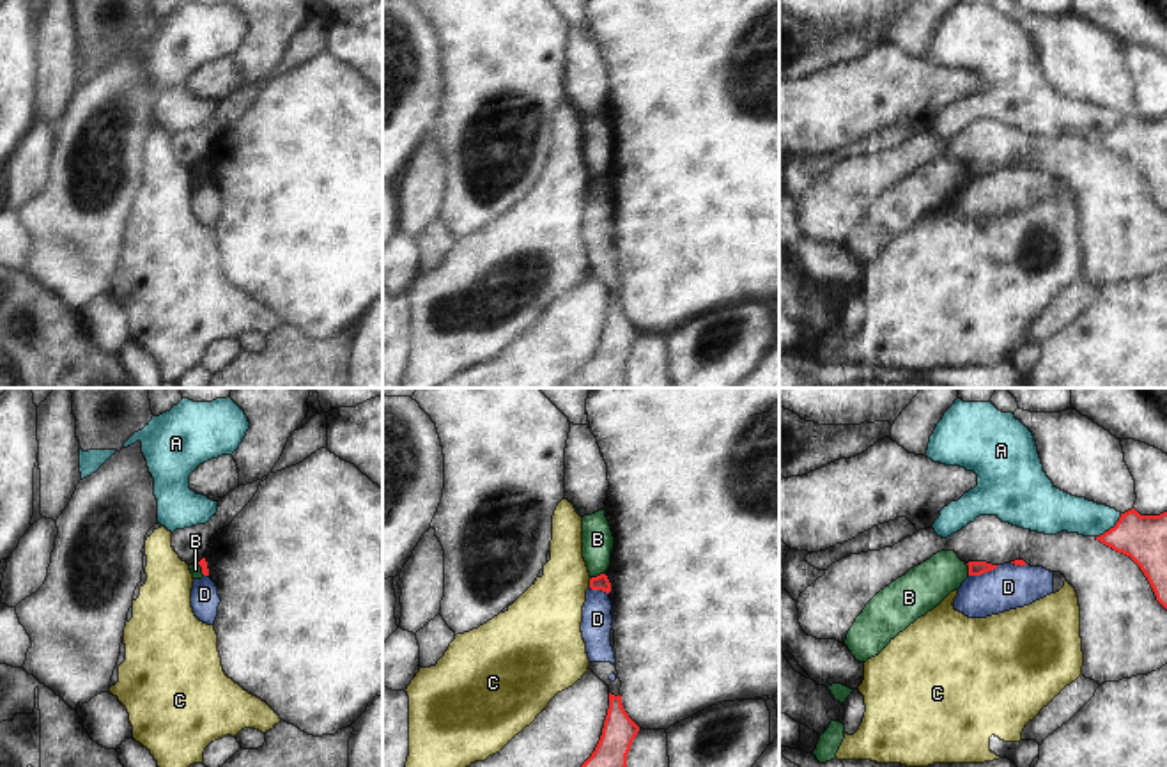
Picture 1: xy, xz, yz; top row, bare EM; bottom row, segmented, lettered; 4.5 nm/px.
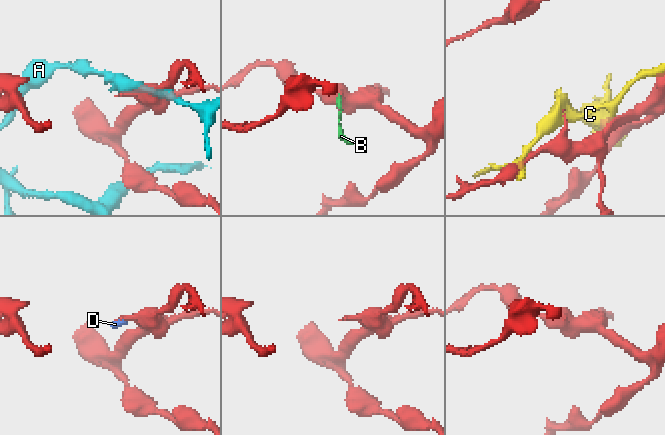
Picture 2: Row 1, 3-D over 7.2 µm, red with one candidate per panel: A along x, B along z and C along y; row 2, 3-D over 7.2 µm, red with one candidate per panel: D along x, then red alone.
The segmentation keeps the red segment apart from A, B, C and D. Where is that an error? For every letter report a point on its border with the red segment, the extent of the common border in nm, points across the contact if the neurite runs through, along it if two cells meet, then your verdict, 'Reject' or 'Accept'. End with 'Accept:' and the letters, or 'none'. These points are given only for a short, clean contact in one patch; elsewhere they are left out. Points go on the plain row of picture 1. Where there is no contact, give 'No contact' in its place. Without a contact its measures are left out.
A: Touches red at yz (1111, 131). Shared border 160 nm. Reject
B: Touches red at xz (597, 179). Shared border 70 nm. Boundary: xz (604, 176), (592, 181). Reject
C: Touches red at xz (590, 186). Shared border 50 nm. Reject
D: Touches red at yz (983, 176). Shared border 150 nm. Boundary: yz (999, 169), (969, 179). Reject
Accept: none

